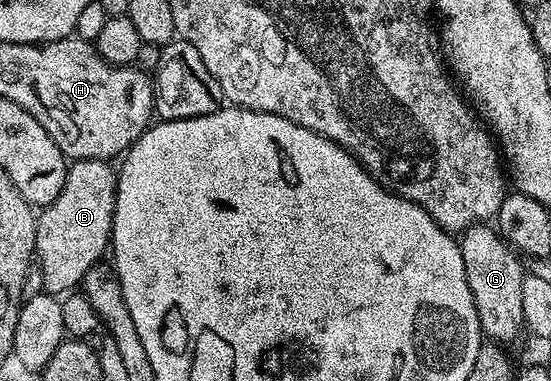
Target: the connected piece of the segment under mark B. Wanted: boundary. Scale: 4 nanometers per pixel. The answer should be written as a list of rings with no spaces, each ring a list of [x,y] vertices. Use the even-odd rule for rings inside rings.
[[[77,159],[68,166],[67,176],[65,177],[65,185],[63,191],[48,207],[42,208],[38,212],[35,220],[35,259],[41,267],[41,274],[44,278],[43,290],[46,294],[62,297],[68,293],[74,292],[80,286],[85,277],[85,273],[89,273],[89,269],[93,269],[95,264],[104,258],[103,254],[108,254],[109,244],[111,241],[111,226],[113,225],[113,217],[115,216],[115,180],[117,171],[114,166],[106,159]]]

